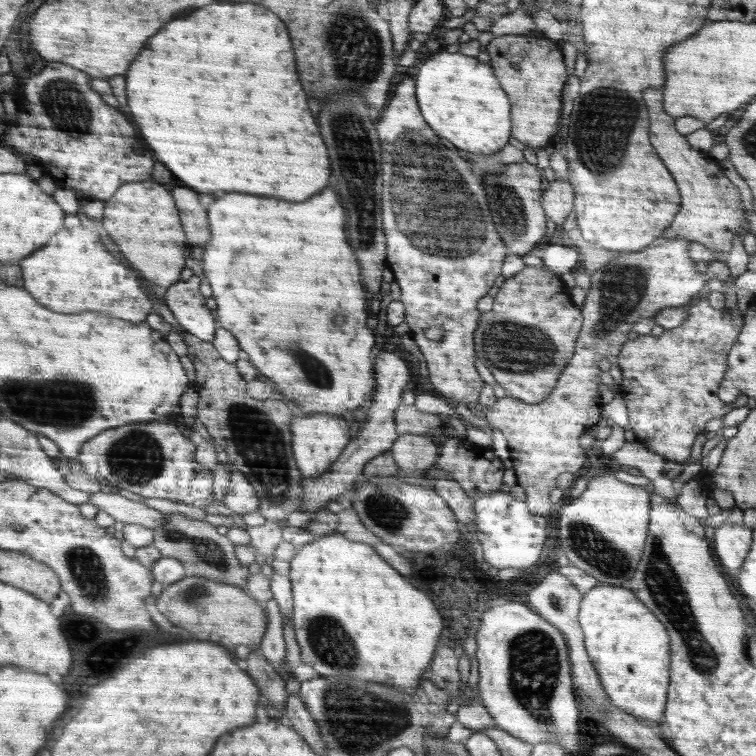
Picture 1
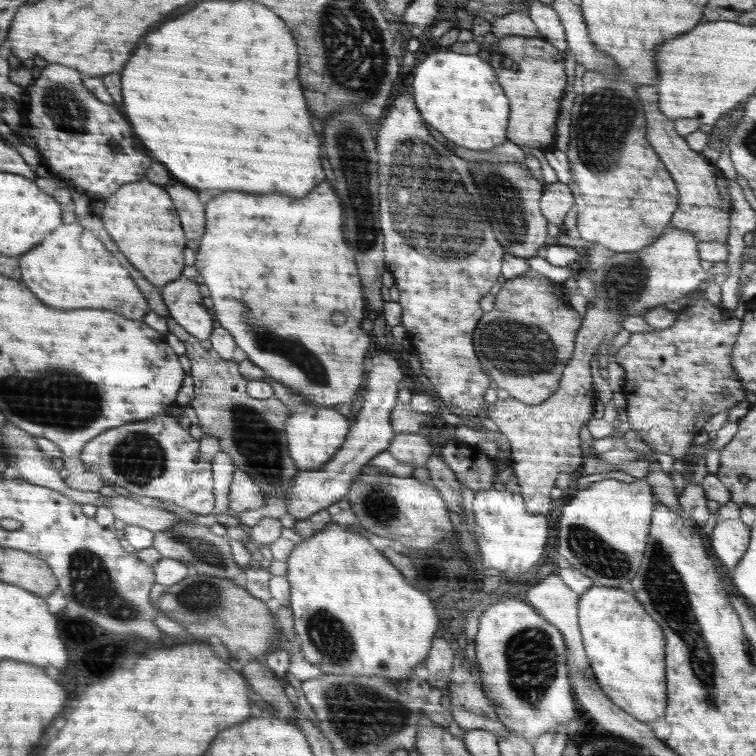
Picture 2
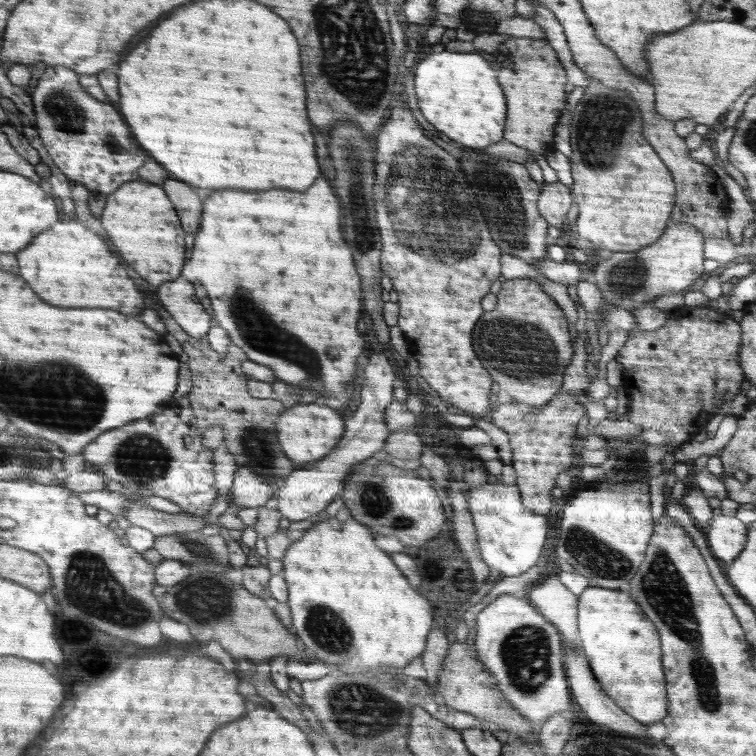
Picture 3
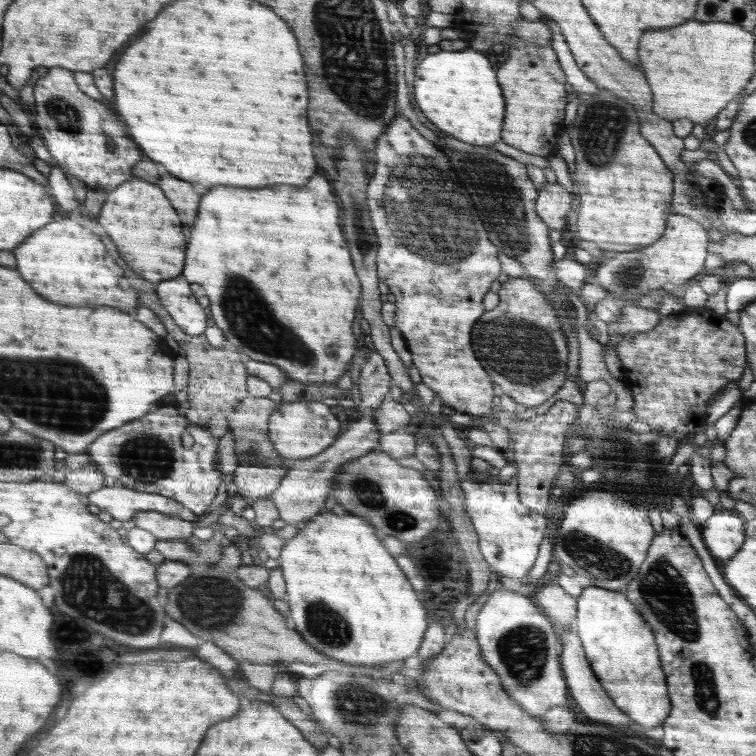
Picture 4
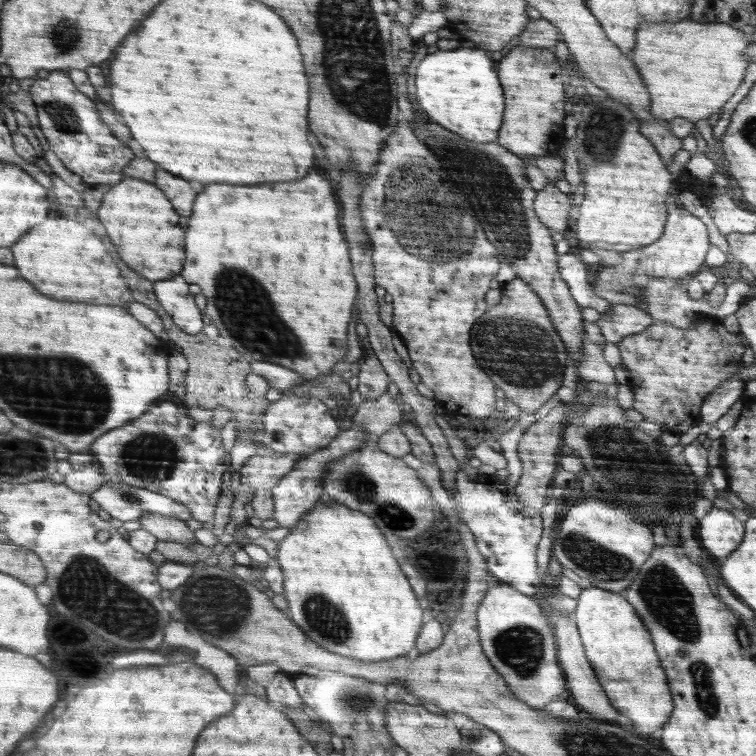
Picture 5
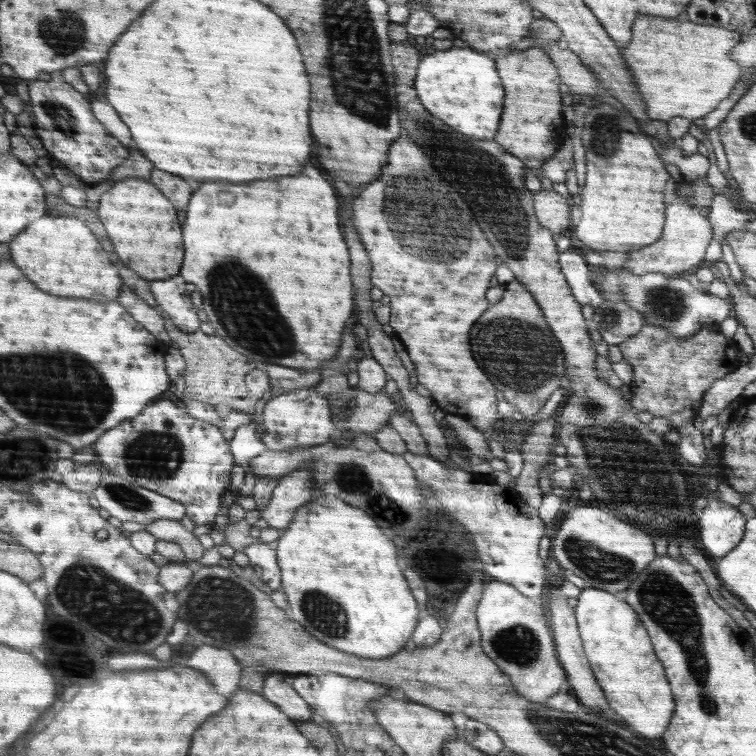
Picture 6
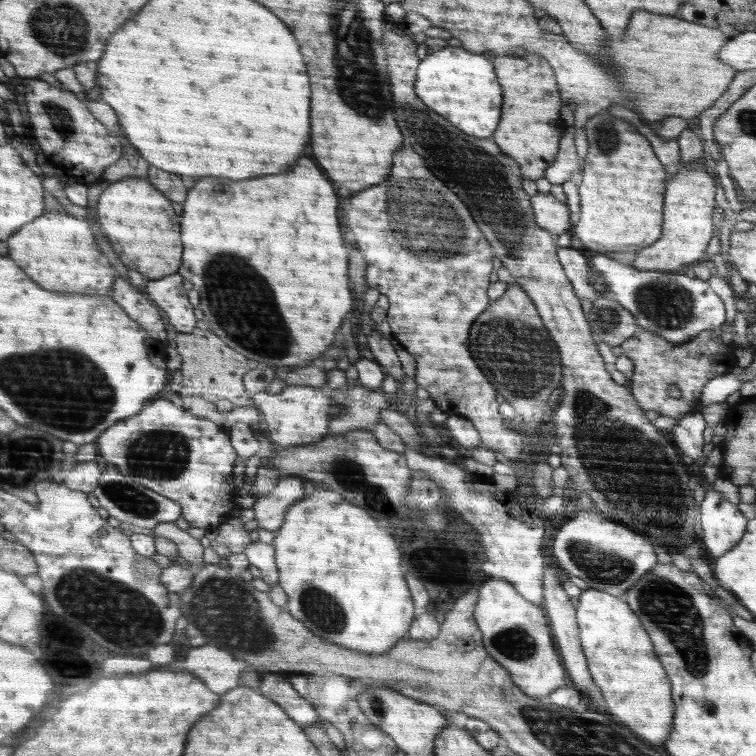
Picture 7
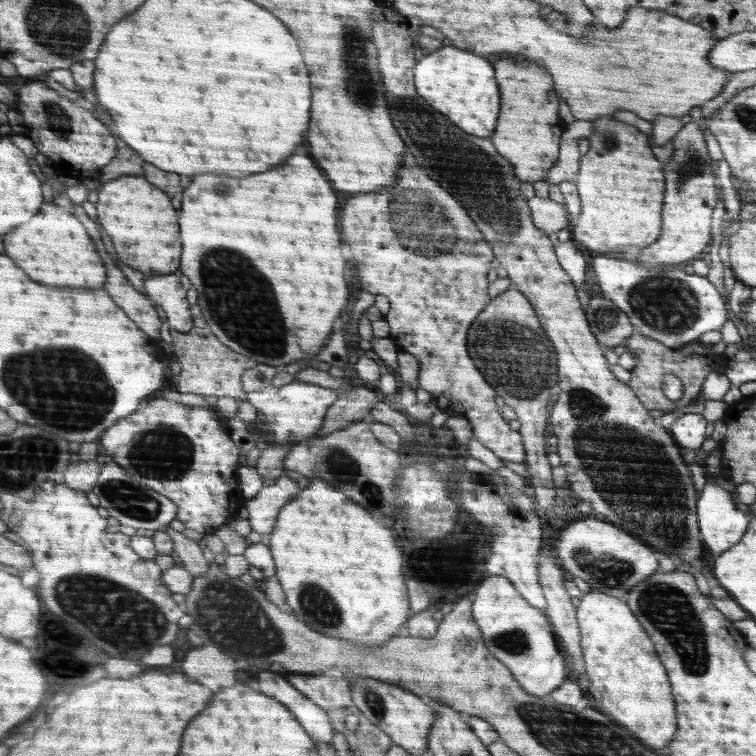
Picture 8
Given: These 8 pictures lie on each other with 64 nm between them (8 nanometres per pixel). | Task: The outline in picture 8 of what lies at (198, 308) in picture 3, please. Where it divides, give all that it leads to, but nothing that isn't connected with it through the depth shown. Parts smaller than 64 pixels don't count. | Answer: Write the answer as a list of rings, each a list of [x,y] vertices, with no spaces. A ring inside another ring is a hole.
[[[178,274],[145,277],[145,289],[156,305],[166,311],[172,328],[187,333],[199,324],[192,314],[188,290]]]

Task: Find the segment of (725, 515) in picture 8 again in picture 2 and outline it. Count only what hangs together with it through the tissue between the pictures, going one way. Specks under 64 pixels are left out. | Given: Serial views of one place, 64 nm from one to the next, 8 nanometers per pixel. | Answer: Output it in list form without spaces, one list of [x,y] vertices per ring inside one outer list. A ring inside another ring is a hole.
[[[736,518],[718,520],[710,532],[712,536],[709,540],[713,554],[728,568],[728,572],[734,572],[748,548],[750,528],[742,524],[740,518]]]

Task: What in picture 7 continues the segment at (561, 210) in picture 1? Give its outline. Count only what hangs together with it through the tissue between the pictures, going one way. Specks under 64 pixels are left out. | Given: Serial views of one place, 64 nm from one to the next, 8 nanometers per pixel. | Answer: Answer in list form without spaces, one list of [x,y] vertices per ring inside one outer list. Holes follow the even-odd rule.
[[[551,193],[532,196],[532,209],[535,210],[536,222],[544,230],[558,235],[568,231],[568,208]]]

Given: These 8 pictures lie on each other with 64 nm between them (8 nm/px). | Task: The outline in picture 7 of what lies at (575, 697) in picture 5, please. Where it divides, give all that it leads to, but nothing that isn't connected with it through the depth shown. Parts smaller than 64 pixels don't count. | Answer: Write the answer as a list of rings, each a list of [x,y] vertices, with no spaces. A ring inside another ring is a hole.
[[[547,566],[544,571],[544,594],[546,602],[544,610],[547,611],[548,618],[551,619],[552,631],[555,632],[556,642],[560,644],[560,655],[563,656],[567,669],[570,671],[572,684],[576,686],[582,696],[588,696],[588,690],[594,686],[590,672],[586,668],[586,658],[582,654],[579,640],[579,627],[575,616],[575,607],[570,604],[571,597],[562,590],[558,578],[556,578],[556,570],[552,566]]]

